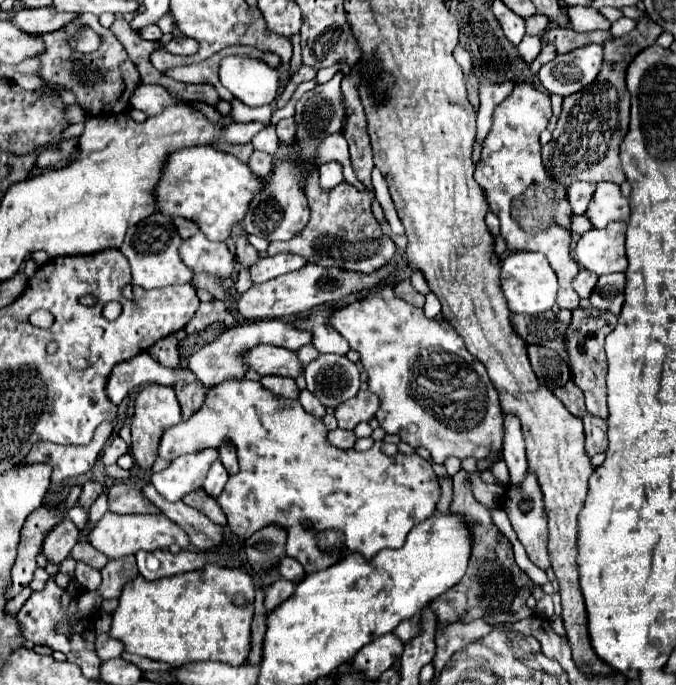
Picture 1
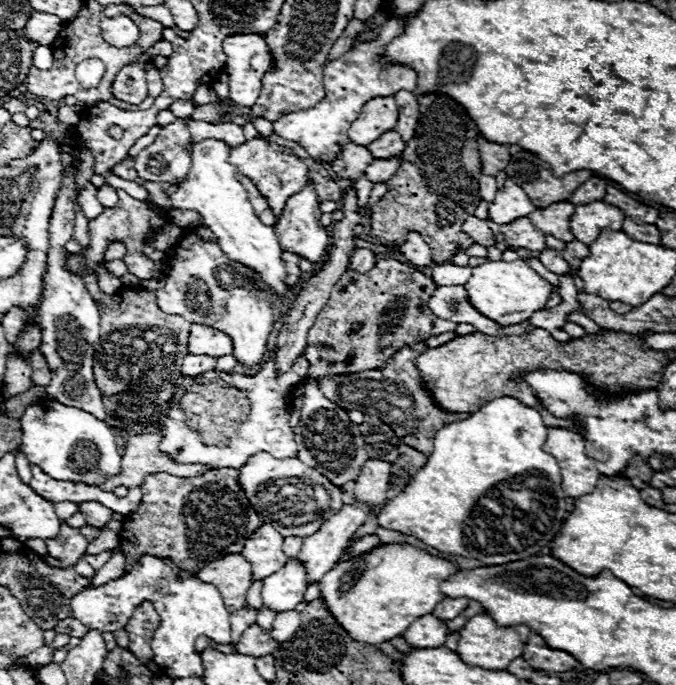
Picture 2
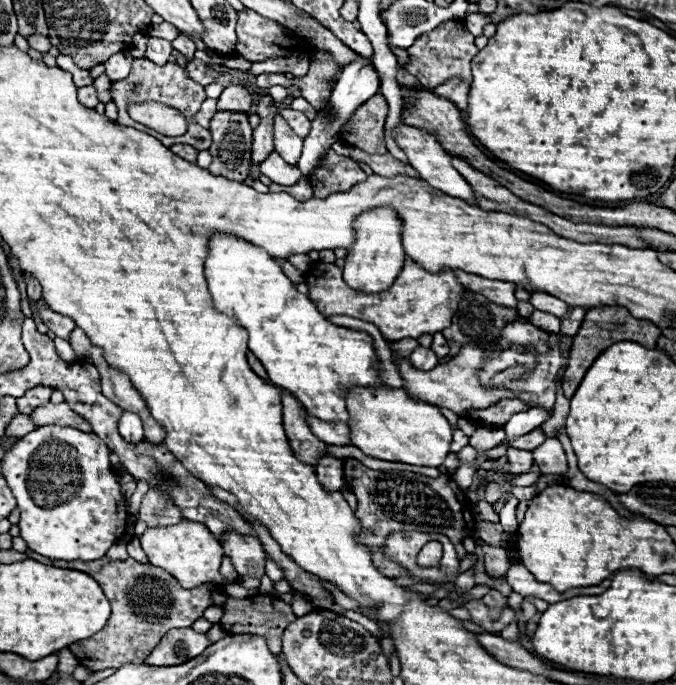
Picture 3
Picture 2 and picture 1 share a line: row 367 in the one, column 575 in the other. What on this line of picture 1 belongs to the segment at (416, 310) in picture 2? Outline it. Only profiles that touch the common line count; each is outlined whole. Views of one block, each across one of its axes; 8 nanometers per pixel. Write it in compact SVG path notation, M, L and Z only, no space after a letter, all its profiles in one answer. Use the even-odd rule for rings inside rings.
M576 308L572 312L572 322L564 334L564 350L570 360L572 380L586 396L586 408L590 414L598 418L608 418L606 404L606 354L604 354L604 338L614 330L616 316L612 312L602 312L596 308Z

